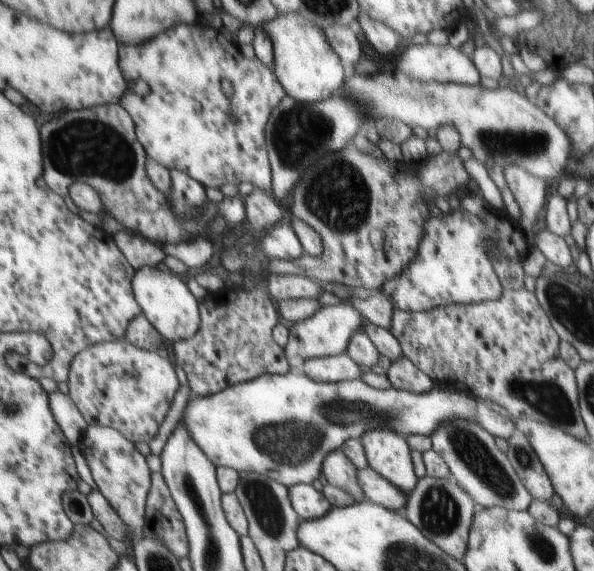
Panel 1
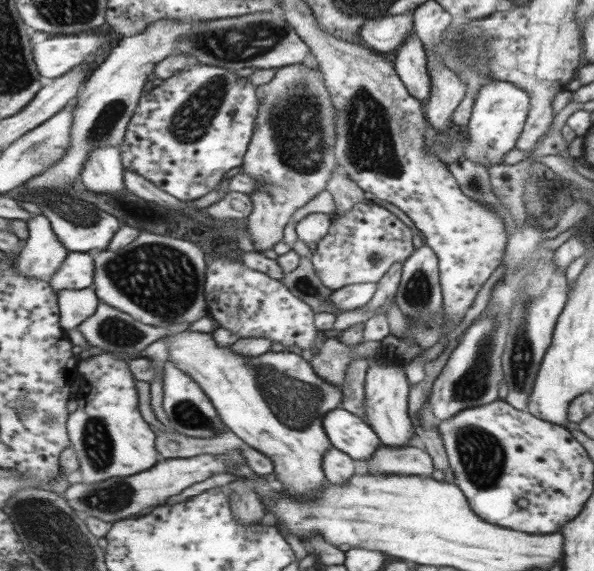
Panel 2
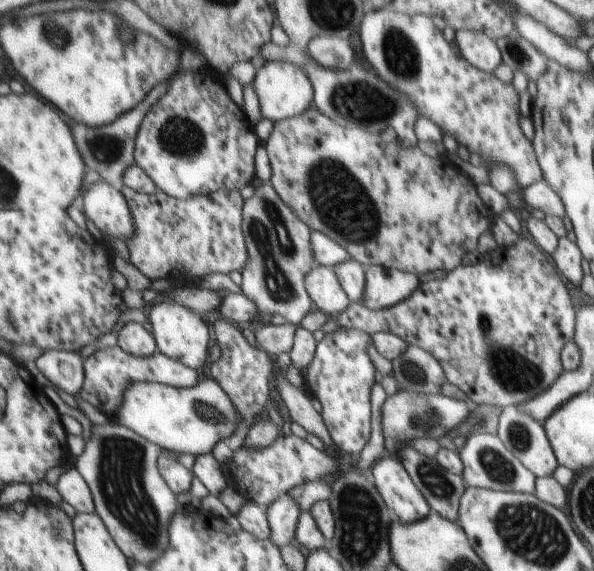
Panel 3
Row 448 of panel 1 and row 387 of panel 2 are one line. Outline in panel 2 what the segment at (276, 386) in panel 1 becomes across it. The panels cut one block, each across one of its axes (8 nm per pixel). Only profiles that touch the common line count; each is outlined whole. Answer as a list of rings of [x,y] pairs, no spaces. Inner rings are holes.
[[[190,329],[184,332],[177,332],[177,334],[168,334],[165,338],[171,342],[171,360],[178,363],[181,369],[184,369],[188,374],[191,374],[203,387],[204,390],[211,396],[211,399],[215,402],[216,408],[219,410],[221,417],[225,424],[241,436],[248,445],[257,448],[267,454],[275,462],[275,474],[278,480],[282,482],[285,494],[289,496],[295,496],[295,498],[315,498],[325,486],[327,486],[327,472],[325,470],[325,458],[327,458],[327,450],[330,450],[333,445],[331,439],[327,435],[325,427],[325,417],[331,410],[339,408],[342,405],[342,392],[341,387],[331,384],[327,379],[322,378],[312,362],[308,362],[304,356],[296,354],[294,352],[284,350],[280,352],[267,352],[262,356],[244,356],[232,351],[230,346],[220,346],[219,342],[215,339],[214,333],[204,333],[190,331]]]

